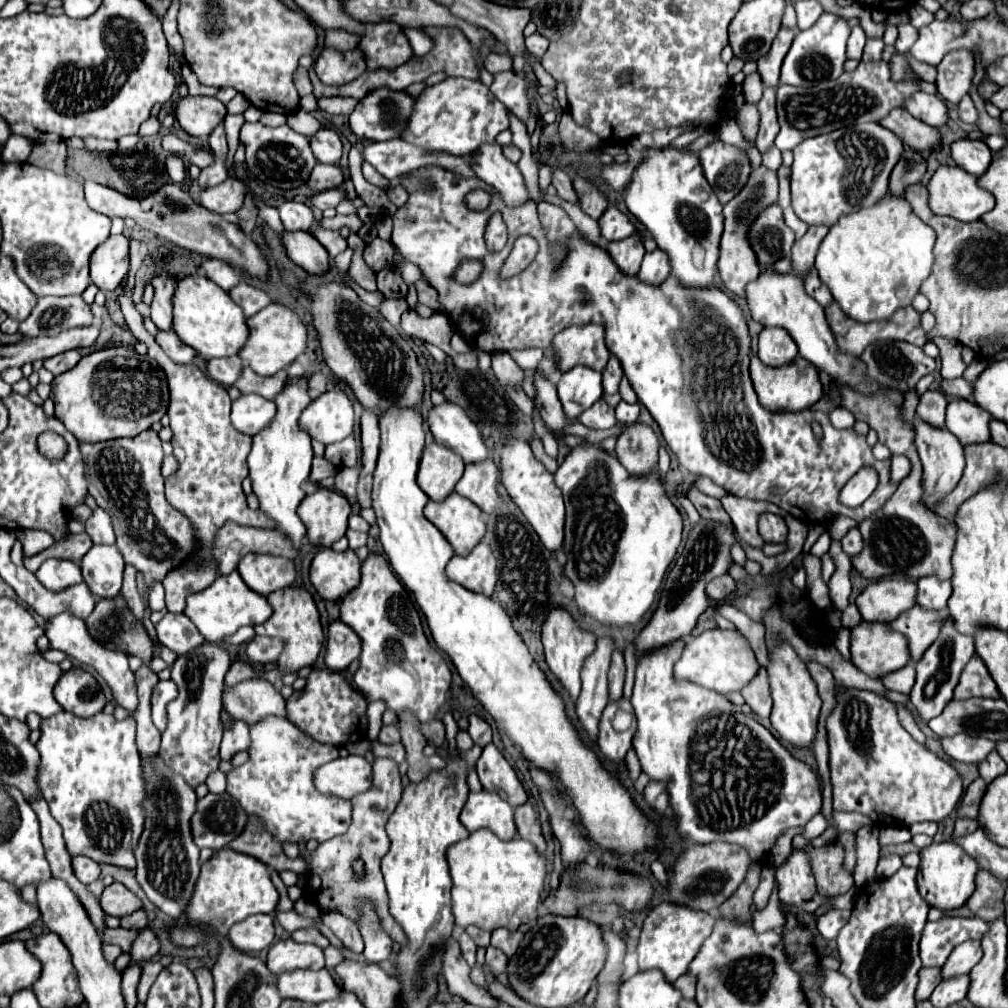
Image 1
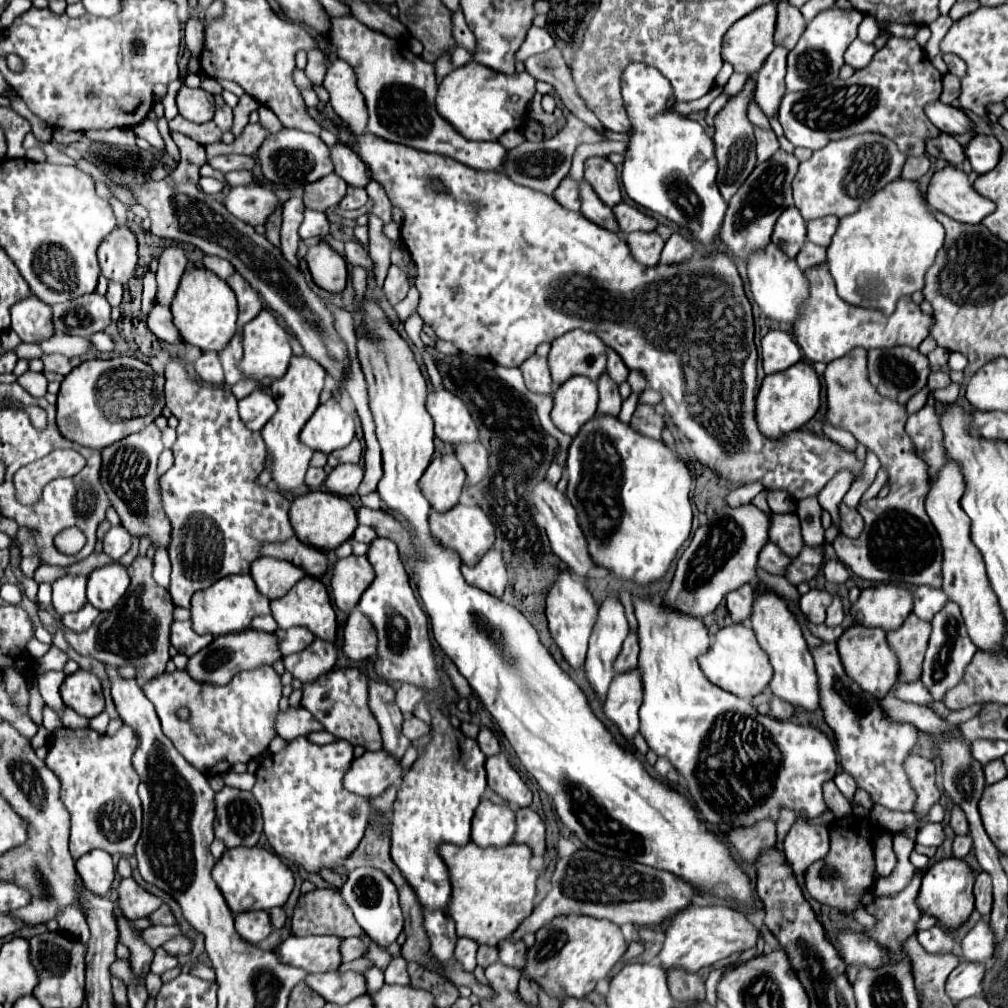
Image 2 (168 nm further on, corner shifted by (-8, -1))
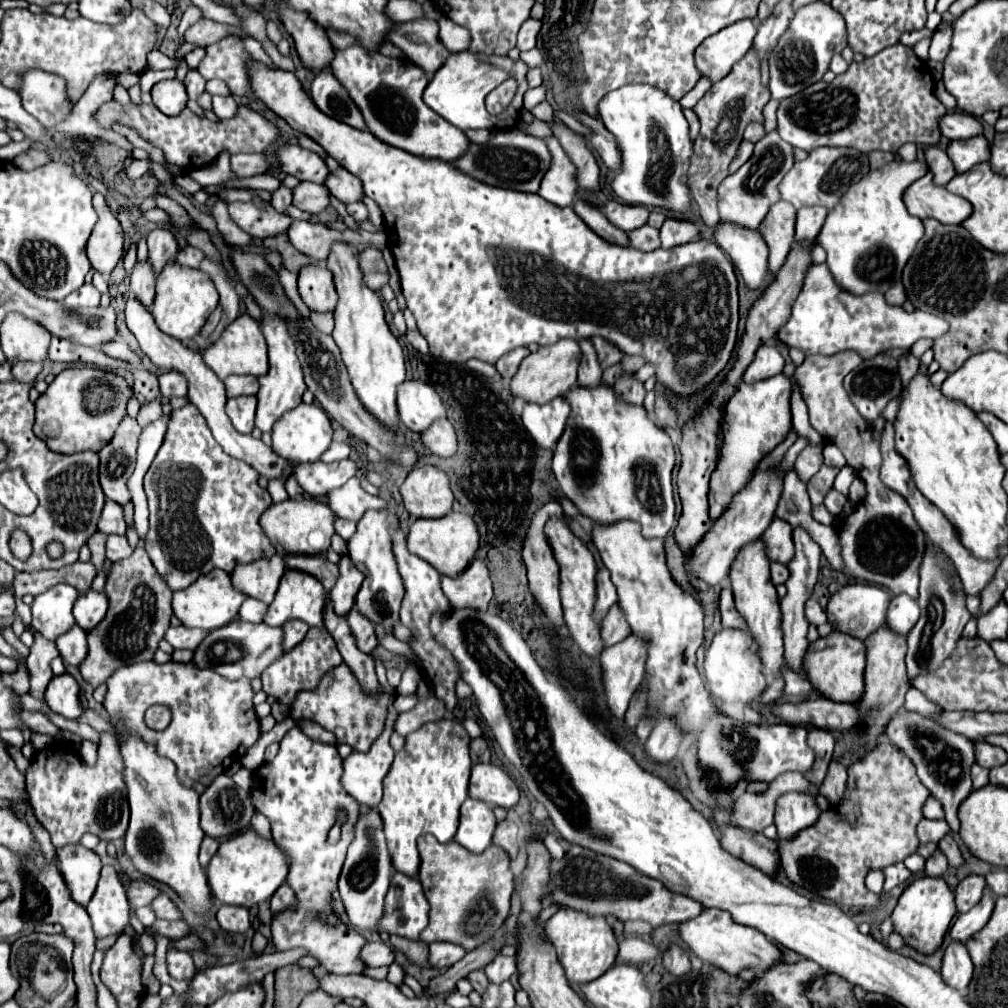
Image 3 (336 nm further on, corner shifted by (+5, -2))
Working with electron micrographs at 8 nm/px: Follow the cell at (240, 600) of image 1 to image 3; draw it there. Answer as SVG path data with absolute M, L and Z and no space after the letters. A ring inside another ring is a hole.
M216 569L216 571L210 571L208 575L200 577L196 583L192 583L192 587L188 587L184 591L174 591L172 609L174 609L174 615L182 621L184 627L214 631L214 629L228 625L230 621L234 621L238 617L238 609L240 609L244 599L246 599L246 595L240 593L232 585L230 575L226 571Z

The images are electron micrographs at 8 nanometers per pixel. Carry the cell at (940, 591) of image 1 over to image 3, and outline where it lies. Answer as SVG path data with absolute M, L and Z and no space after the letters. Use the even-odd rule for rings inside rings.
M906 593L892 597L892 607L888 609L888 625L894 631L908 635L908 631L916 625L918 617L920 617L920 607L916 599L912 599Z

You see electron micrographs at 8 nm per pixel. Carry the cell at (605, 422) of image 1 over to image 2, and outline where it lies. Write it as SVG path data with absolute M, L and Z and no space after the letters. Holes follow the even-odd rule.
M601 374L601 378L597 380L597 388L599 388L597 416L601 416L601 414L617 416L621 410L621 396L619 396L617 384L609 378L609 374Z

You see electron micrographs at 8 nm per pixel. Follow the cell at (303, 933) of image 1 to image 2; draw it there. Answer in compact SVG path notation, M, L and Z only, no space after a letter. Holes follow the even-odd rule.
M345 938L341 944L341 956L343 962L351 962L355 958L363 958L367 952L367 946L361 938Z

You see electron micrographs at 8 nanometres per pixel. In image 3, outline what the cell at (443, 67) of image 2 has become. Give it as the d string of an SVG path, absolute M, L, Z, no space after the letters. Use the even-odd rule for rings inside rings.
M414 19L396 23L396 27L388 31L386 37L396 47L400 47L414 65L422 67L426 75L436 73L450 55L438 37L436 21Z

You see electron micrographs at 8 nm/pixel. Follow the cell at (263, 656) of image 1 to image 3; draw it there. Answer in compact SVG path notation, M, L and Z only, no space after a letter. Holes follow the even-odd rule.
M296 619L296 621L284 623L282 629L284 629L282 649L284 649L284 651L290 651L292 647L296 647L296 645L304 639L304 635L306 635L306 631L308 631L308 625L306 625L306 623L300 623L300 621Z

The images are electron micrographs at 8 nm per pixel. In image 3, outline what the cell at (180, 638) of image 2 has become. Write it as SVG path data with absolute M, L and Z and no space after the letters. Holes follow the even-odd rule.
M178 625L178 627L170 627L166 631L166 637L164 639L174 649L190 649L190 651L194 651L206 635L208 635L206 631L196 631L196 629L188 629L184 625Z

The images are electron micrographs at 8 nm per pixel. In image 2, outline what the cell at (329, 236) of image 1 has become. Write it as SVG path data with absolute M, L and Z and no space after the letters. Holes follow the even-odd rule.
M345 242L345 258L347 262L351 262L353 266L361 266L367 272L373 272L373 260L369 258L369 252L359 244L359 242Z

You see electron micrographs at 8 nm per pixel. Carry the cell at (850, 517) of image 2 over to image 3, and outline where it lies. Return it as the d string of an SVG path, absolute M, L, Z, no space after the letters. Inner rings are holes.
M832 489L832 491L826 495L826 499L824 499L826 509L828 509L834 517L838 517L838 515L842 513L844 503L846 503L846 497L844 497L844 495L840 495L836 489Z

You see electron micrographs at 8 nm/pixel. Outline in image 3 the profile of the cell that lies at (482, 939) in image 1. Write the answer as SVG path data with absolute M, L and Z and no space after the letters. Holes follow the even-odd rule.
M476 969L476 971L468 973L466 979L472 983L472 987L474 987L478 993L484 993L484 987L488 985L488 977L486 977L484 969Z

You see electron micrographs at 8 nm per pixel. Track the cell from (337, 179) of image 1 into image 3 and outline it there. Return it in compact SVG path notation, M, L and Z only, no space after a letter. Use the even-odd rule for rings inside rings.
M302 181L302 183L298 183L298 187L294 187L292 205L316 215L330 205L330 191L320 183Z

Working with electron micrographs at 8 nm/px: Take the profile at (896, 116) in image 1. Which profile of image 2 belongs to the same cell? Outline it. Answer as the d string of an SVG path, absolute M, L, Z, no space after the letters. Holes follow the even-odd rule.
M941 134L937 138L931 138L929 146L927 146L927 152L929 152L929 156L941 158L941 160L953 164L953 166L959 166L965 160L961 144L949 134Z

